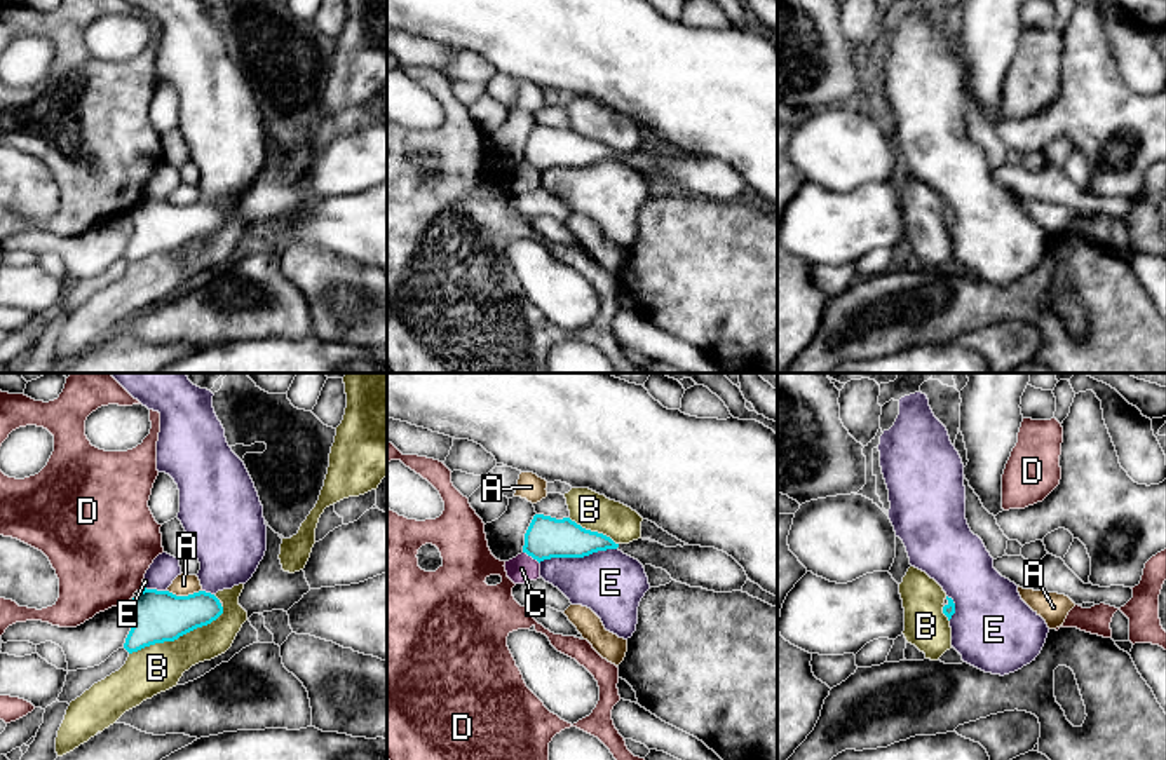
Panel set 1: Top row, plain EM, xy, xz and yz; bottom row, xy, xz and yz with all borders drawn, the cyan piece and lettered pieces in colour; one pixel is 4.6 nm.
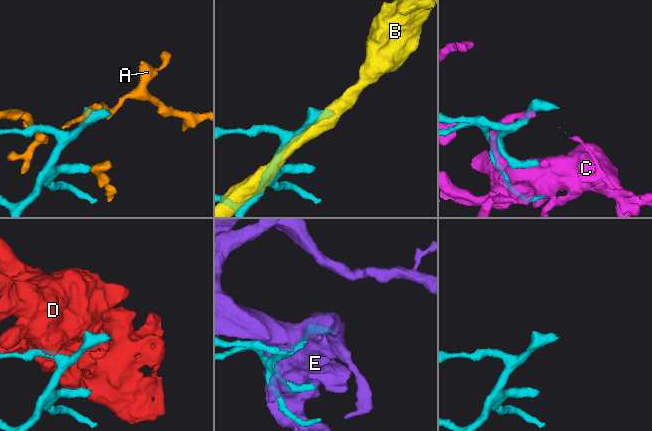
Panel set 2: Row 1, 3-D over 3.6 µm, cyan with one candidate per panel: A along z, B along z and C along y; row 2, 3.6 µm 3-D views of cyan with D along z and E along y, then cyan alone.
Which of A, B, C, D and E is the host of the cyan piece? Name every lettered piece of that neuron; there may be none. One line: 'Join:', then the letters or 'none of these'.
Join: none of these

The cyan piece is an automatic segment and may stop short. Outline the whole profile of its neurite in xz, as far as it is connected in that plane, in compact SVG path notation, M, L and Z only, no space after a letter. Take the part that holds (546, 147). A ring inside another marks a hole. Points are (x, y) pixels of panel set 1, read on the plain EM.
M535 124L523 155L523 162L539 173L551 167L584 167L607 159L619 159L643 176L662 178L673 190L690 197L732 202L742 200L748 190L744 178L732 166L715 157L688 153L666 157L643 148L615 153L610 146L586 139L570 127L556 129Z

